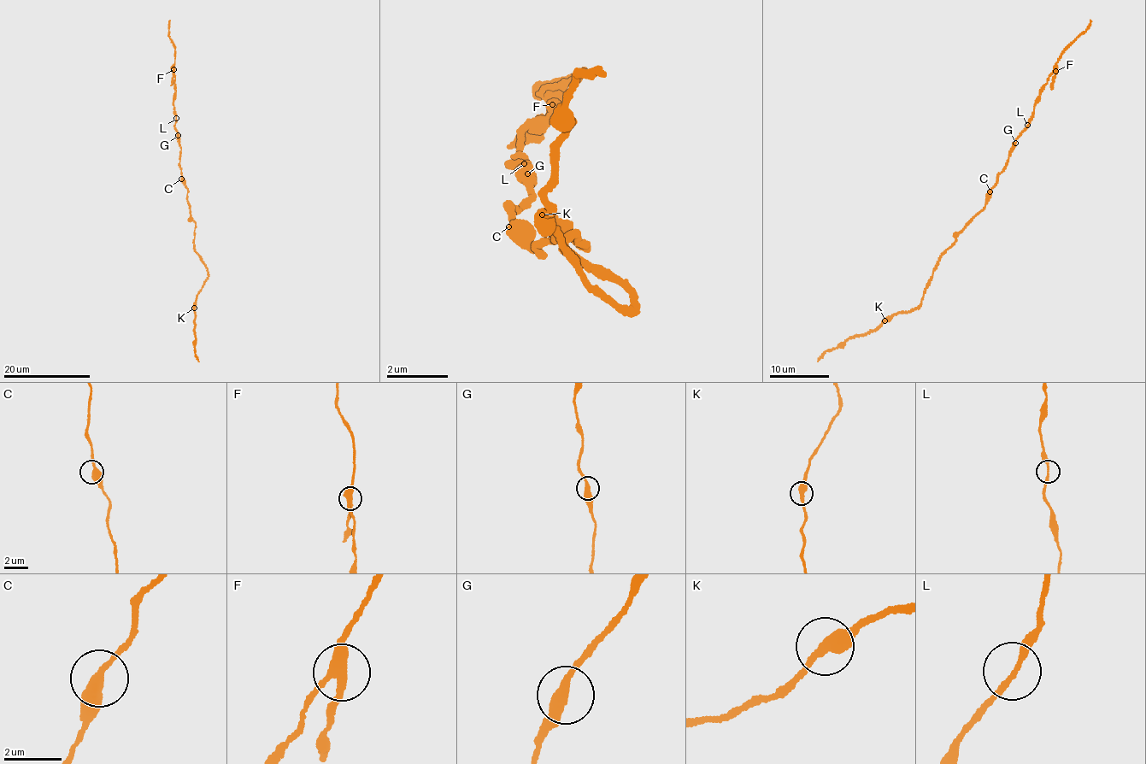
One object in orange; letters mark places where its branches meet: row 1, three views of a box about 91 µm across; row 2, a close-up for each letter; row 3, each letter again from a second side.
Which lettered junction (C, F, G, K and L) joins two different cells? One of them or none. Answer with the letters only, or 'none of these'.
F

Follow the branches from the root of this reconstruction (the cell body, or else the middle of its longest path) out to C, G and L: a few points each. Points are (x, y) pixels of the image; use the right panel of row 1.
C: (980, 212), (990, 191)
G: (980, 212), (1015, 143)
L: (980, 212), (987, 201), (988, 193), (1006, 166), (1012, 143), (1027, 125)

